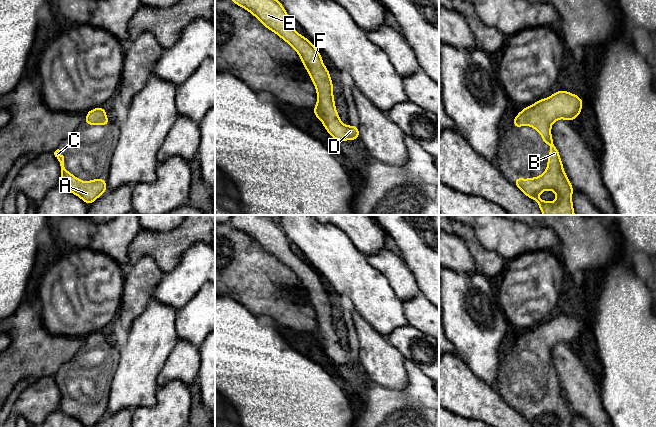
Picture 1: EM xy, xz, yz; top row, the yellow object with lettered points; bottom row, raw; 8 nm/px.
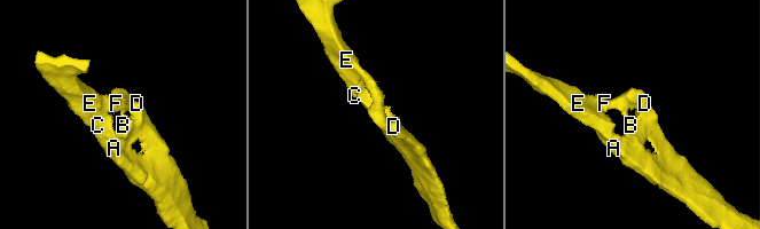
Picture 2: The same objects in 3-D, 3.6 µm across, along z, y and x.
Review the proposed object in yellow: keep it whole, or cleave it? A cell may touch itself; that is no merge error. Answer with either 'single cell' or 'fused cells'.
single cell

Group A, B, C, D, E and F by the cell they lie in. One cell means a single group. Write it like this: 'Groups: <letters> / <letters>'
Groups: A B C D E F

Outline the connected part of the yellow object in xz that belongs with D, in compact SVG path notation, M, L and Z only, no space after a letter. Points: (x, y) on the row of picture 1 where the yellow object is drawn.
M232 0L253 14L266 28L292 46L301 58L317 90L317 104L313 114L323 123L326 131L337 141L359 139L358 126L345 126L336 111L333 84L321 54L305 37L290 25L290 17L278 0Z

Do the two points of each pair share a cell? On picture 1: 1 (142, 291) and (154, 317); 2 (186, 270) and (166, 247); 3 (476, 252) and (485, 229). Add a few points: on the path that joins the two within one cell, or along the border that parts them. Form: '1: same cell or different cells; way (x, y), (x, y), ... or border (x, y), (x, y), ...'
1: different cells; border (152, 297), (146, 308), (133, 321)
2: different cells; border (194, 244), (184, 252), (172, 269), (164, 272)
3: different cells; border (468, 225), (483, 246), (500, 254)

